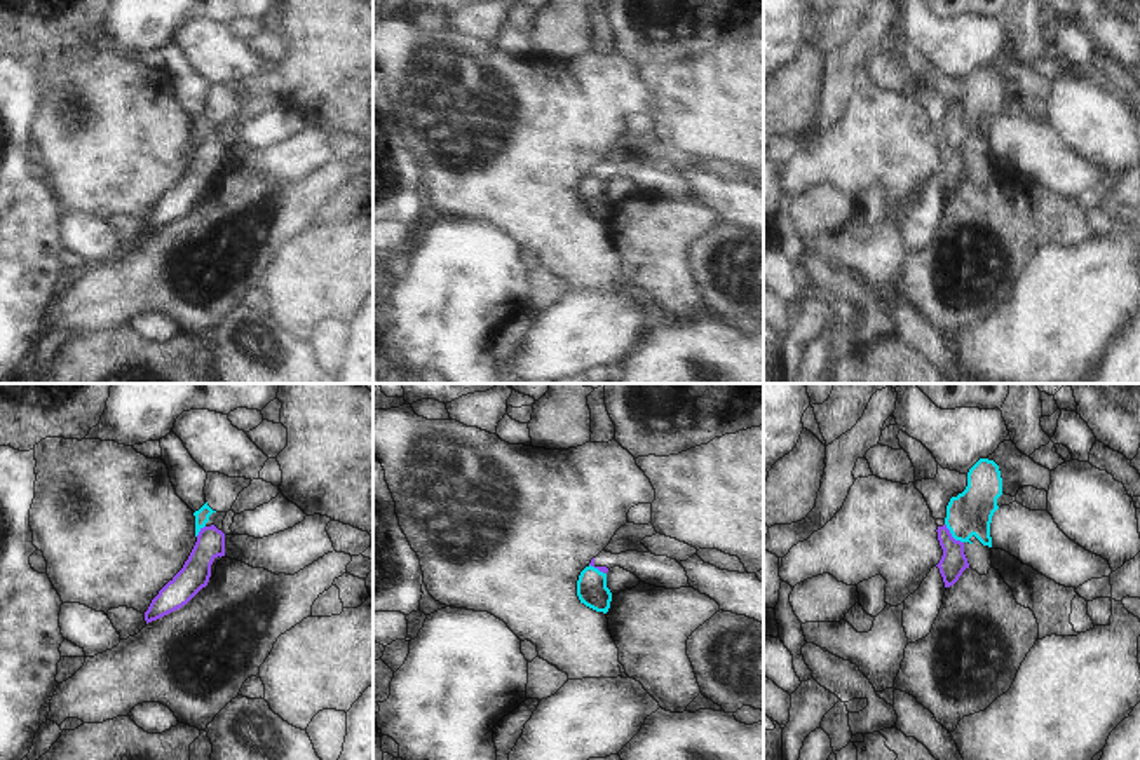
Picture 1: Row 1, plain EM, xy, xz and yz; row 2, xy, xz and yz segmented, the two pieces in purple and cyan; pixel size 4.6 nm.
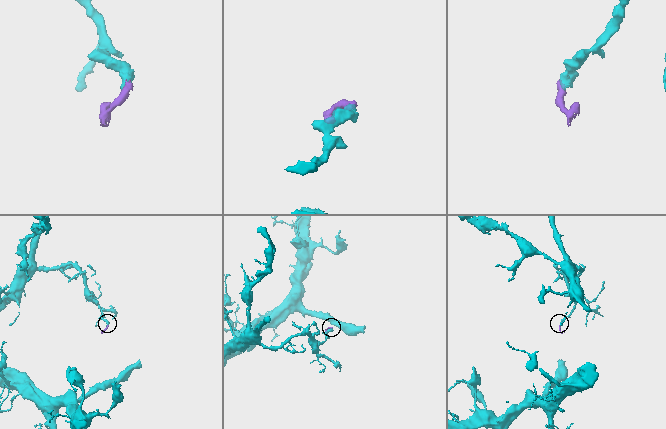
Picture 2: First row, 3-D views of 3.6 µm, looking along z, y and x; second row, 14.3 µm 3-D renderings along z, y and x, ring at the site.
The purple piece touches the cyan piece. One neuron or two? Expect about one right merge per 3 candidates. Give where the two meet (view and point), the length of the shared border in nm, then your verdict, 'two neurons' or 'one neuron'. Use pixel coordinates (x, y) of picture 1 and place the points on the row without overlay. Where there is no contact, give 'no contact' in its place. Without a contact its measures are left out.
contact yz (950, 145); length 130 nm; two neurons

